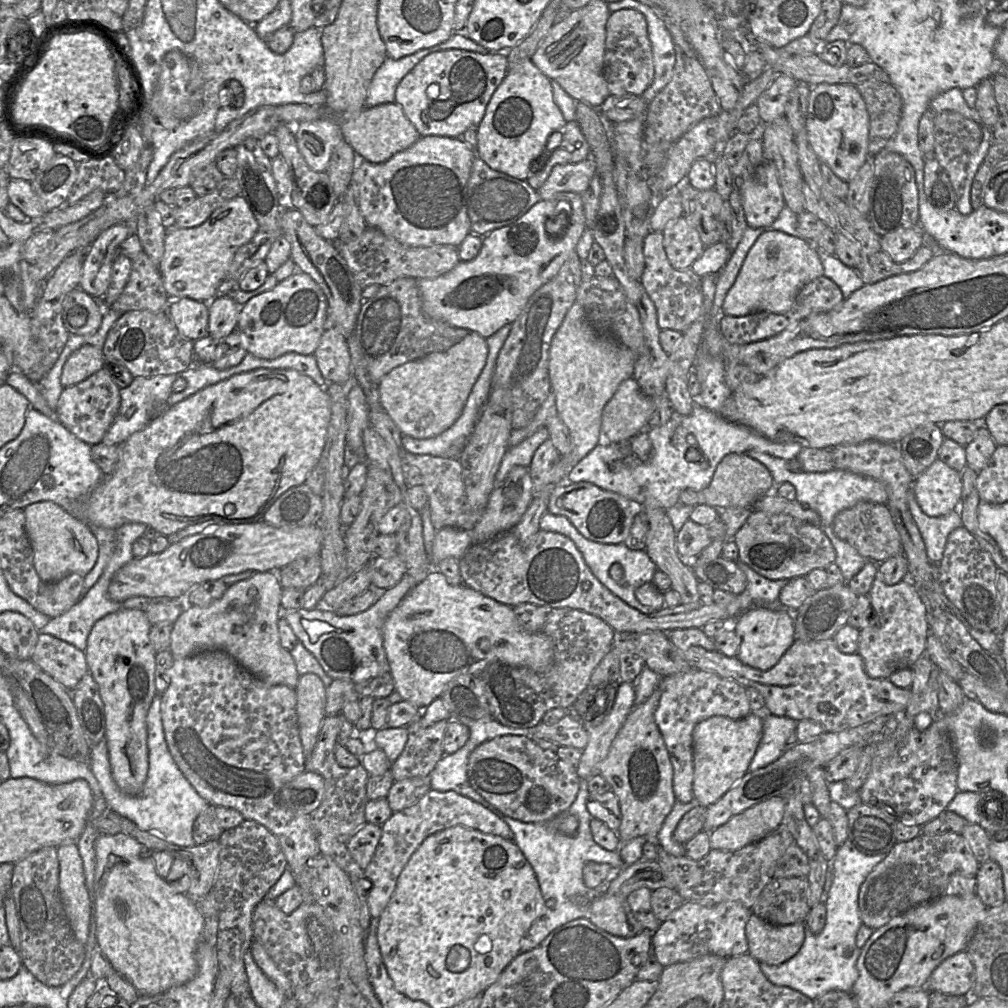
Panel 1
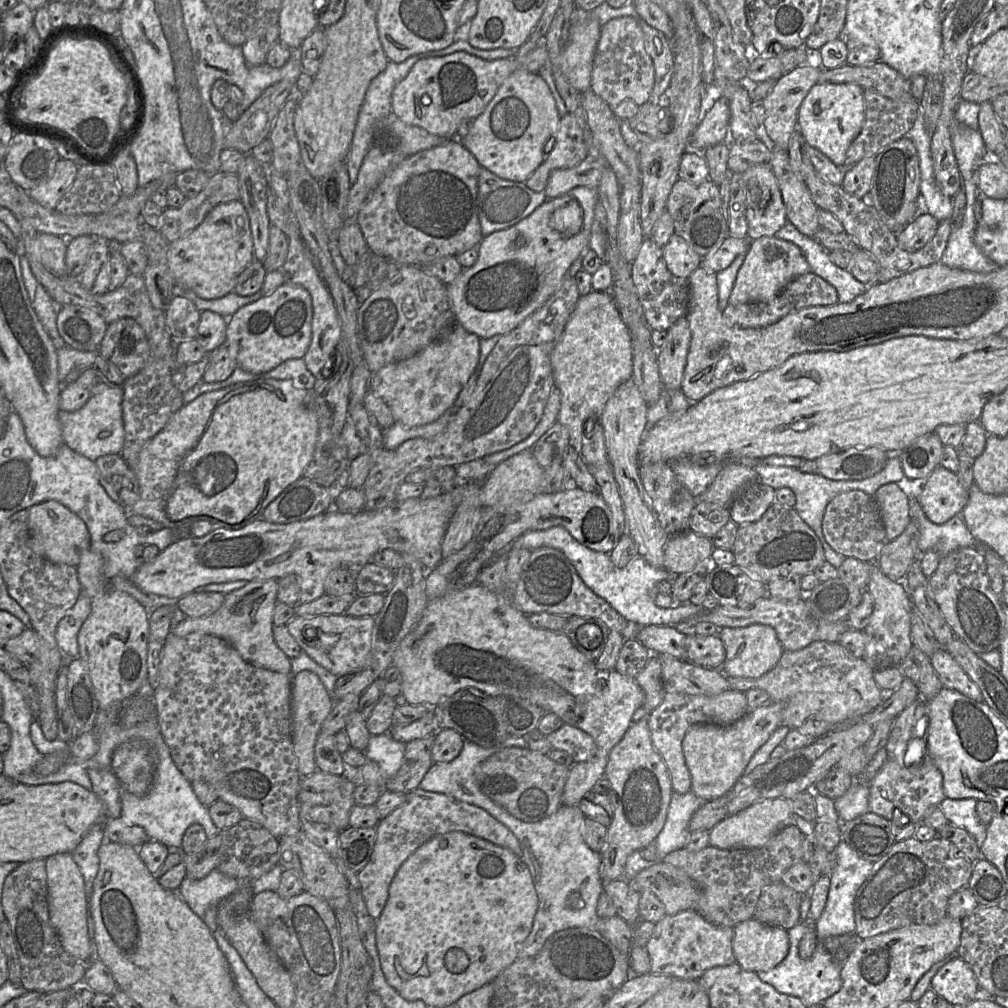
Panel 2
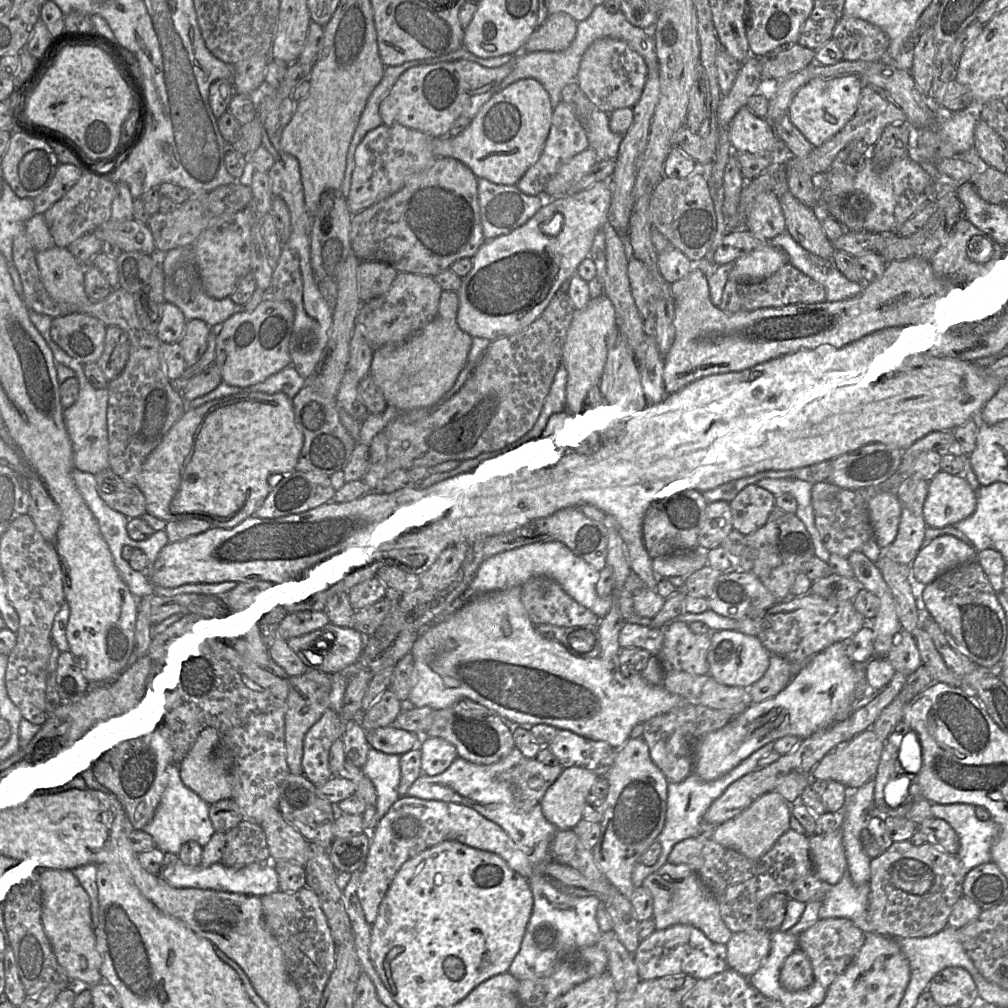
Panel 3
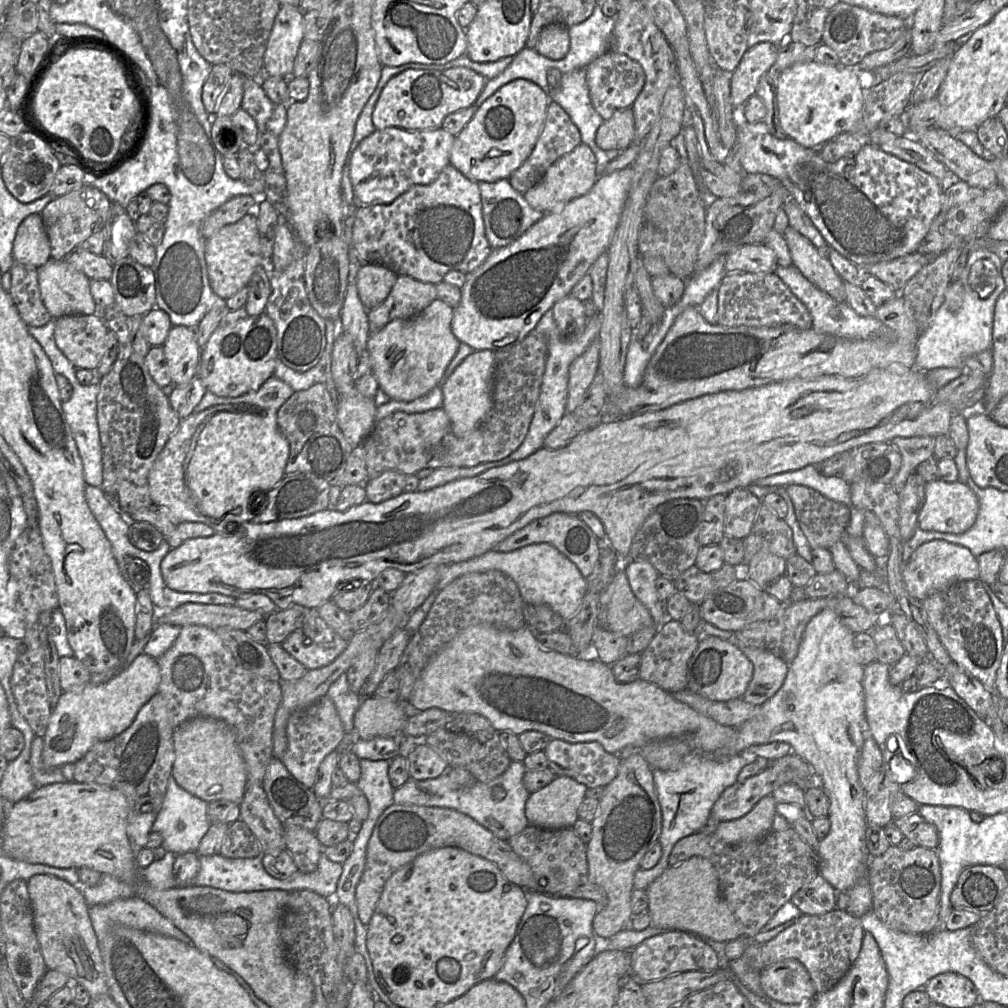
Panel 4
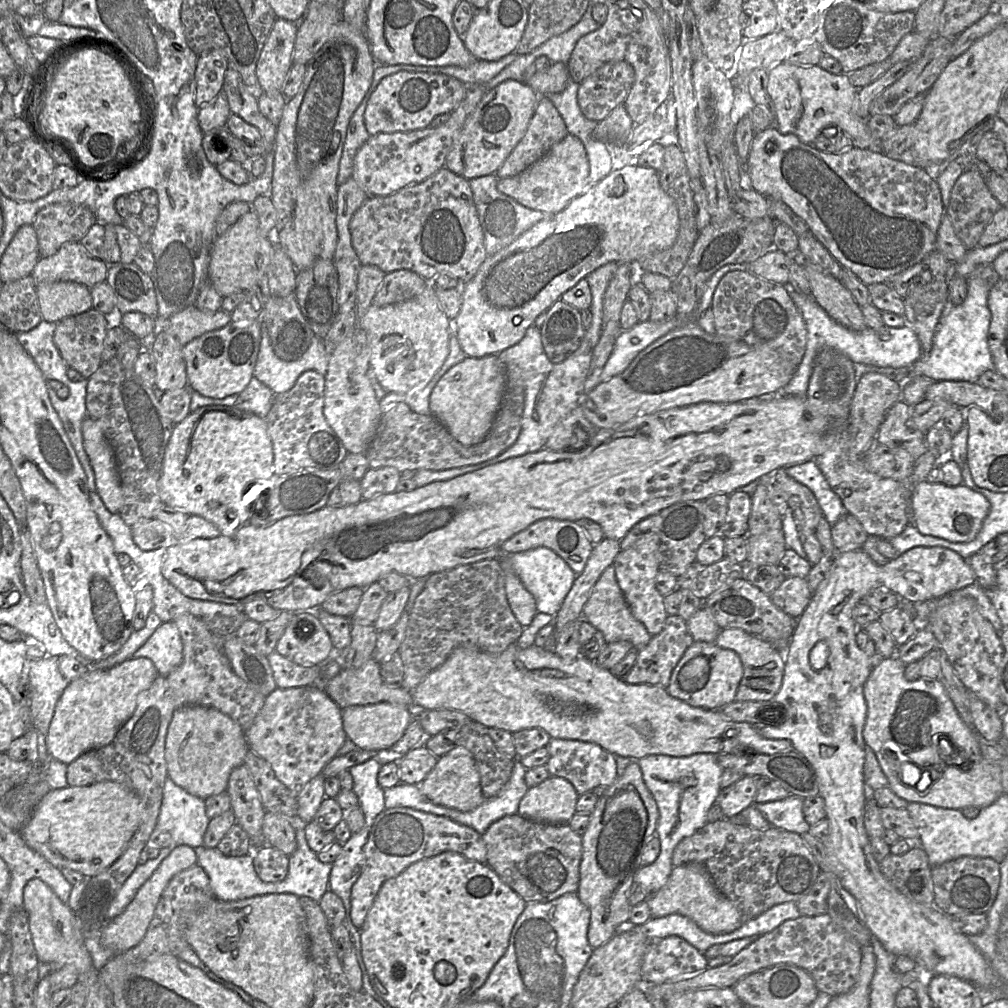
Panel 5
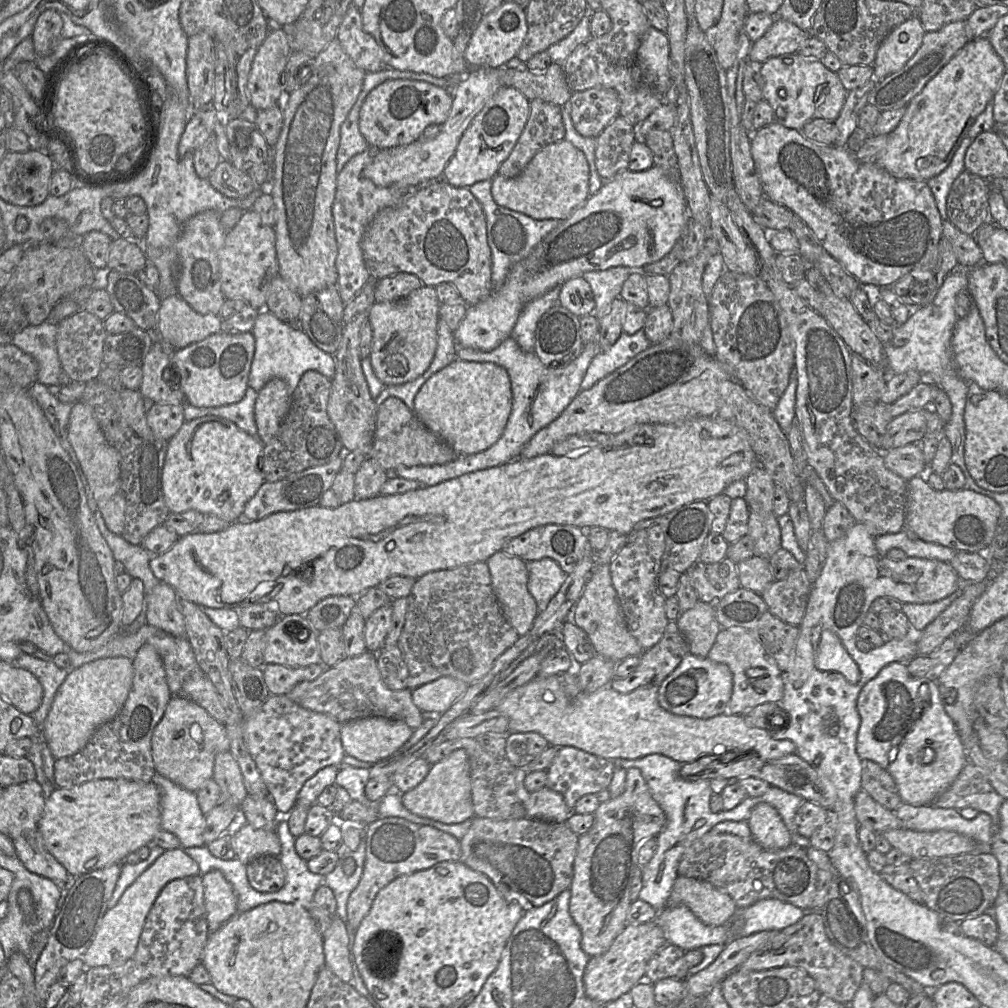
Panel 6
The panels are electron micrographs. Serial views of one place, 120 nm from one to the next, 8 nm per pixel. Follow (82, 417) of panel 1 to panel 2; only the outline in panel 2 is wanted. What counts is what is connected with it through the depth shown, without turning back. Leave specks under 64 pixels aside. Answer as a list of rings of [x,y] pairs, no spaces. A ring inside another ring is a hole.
[[[91,367],[84,370],[74,382],[64,384],[59,397],[59,409],[72,412],[82,408],[90,398],[97,381],[96,372]]]

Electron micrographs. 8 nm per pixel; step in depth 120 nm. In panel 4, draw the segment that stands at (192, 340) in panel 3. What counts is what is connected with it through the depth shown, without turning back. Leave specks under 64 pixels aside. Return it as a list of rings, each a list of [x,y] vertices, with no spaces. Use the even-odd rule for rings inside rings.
[[[172,326],[162,348],[173,385],[187,384],[197,375],[202,349],[194,328]]]

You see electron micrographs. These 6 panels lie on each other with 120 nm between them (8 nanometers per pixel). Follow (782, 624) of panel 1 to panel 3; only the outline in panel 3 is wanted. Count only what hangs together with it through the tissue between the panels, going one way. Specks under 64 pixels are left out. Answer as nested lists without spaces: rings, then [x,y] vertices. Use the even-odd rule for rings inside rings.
[[[730,630],[711,632],[710,637],[711,644],[707,653],[709,675],[717,682],[748,690],[767,671],[771,654],[758,638]]]

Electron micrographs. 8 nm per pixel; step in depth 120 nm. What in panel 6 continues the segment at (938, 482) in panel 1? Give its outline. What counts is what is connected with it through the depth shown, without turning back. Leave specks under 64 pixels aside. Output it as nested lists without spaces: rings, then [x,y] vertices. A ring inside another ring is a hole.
[[[917,475],[907,481],[907,493],[906,493],[906,513],[905,513],[905,528],[911,529],[919,539],[926,542],[936,543],[945,547],[949,547],[954,551],[964,551],[964,552],[986,552],[987,548],[992,542],[996,528],[1000,522],[1001,507],[992,498],[977,493],[969,488],[962,488],[960,490],[935,490],[927,482],[925,475]]]

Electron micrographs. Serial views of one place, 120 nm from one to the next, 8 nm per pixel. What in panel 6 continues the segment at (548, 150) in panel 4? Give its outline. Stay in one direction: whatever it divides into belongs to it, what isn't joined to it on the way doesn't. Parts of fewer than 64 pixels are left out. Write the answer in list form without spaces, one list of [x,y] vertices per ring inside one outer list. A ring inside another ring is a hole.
[[[541,99],[531,100],[529,106],[529,117],[524,130],[498,169],[498,174],[503,177],[518,176],[542,148],[565,137],[561,106]]]

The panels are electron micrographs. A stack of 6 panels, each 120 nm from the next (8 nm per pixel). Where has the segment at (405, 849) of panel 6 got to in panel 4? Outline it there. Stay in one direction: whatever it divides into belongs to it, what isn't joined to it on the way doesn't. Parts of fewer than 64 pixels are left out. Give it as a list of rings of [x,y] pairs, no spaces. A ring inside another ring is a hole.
[[[392,804],[377,819],[367,844],[365,868],[355,891],[361,922],[368,925],[384,885],[394,872],[418,855],[443,847],[461,848],[489,860],[509,882],[525,890],[536,891],[531,867],[512,850],[507,841],[494,836],[468,815],[450,808]]]

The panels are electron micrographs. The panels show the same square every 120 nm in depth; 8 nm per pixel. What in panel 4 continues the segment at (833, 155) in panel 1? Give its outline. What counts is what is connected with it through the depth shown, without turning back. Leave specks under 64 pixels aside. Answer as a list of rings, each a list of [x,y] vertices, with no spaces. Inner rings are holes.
[[[799,62],[779,72],[776,94],[783,131],[809,149],[818,149],[839,134],[854,130],[862,119],[864,88],[858,67]]]

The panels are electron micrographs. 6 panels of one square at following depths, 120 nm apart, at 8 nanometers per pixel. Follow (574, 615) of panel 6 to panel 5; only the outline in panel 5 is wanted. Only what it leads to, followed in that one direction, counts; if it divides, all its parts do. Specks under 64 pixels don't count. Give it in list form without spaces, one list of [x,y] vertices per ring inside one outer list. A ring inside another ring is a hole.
[[[612,565],[602,573],[595,583],[583,608],[582,619],[598,629],[607,644],[628,641],[633,645],[633,650],[639,651],[649,643],[652,637],[646,627],[633,616],[618,585],[615,569]]]

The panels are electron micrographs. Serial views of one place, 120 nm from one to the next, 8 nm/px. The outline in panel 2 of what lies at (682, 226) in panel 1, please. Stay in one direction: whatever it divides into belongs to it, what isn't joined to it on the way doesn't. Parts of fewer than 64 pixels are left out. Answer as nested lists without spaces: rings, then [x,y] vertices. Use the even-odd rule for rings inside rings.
[[[675,233],[661,250],[667,268],[677,277],[689,278],[700,267],[701,257],[689,243]]]

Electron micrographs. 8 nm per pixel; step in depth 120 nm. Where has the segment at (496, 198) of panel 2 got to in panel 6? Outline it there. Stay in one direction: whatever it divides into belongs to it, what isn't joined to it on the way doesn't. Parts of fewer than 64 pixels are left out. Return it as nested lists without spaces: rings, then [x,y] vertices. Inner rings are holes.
[[[483,180],[469,186],[469,191],[480,203],[486,218],[487,243],[491,251],[491,287],[498,290],[512,267],[526,258],[532,250],[563,220],[536,220],[525,214],[509,210],[495,203],[491,194],[492,181]]]

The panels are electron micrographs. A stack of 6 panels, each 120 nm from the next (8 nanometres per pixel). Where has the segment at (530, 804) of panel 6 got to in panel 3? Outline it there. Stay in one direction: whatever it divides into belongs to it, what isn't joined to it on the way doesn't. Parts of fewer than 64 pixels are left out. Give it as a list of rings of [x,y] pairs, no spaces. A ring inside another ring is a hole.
[[[581,767],[564,768],[540,801],[539,805],[544,817],[558,830],[573,829],[583,818],[585,799],[598,778],[595,773]]]

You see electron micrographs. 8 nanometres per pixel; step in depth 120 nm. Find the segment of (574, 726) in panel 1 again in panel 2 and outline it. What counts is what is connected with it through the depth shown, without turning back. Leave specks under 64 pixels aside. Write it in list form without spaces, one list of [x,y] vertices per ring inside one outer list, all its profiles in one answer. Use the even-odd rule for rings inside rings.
[[[563,724],[559,729],[546,736],[552,749],[566,752],[575,763],[586,762],[597,754],[593,738],[577,727]]]

